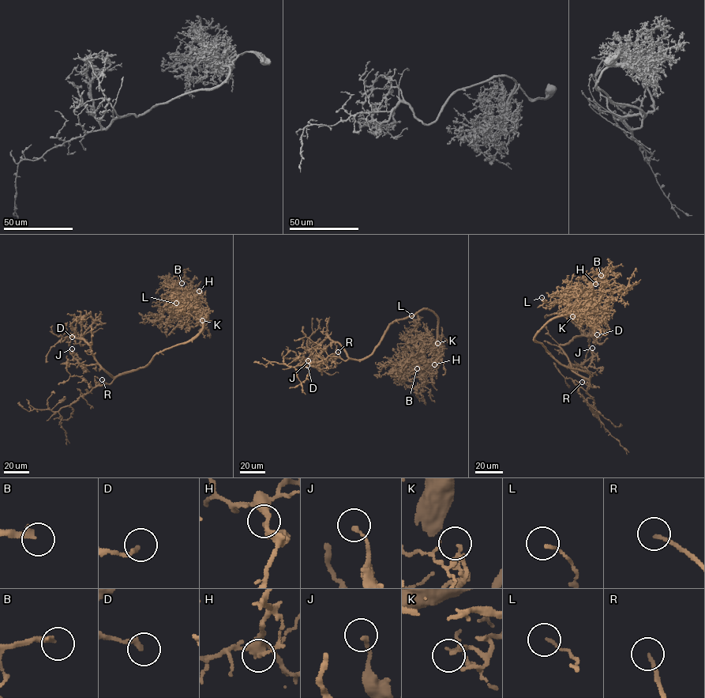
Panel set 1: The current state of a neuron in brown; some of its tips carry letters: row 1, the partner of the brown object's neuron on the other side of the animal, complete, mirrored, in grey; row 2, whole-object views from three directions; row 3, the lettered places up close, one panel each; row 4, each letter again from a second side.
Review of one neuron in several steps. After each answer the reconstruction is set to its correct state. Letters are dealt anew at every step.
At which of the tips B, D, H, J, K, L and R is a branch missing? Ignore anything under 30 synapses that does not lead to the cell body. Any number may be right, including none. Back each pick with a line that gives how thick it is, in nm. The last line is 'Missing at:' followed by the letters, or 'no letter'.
B: calibre 260 nm
R: calibre 160 nm
Missing at: B, R

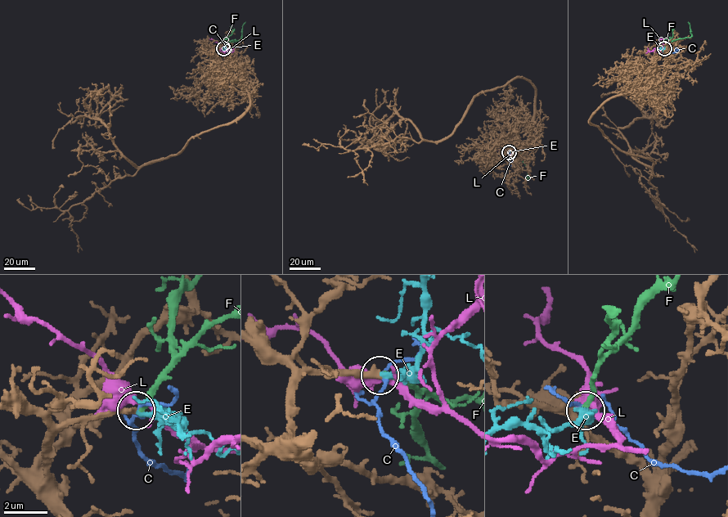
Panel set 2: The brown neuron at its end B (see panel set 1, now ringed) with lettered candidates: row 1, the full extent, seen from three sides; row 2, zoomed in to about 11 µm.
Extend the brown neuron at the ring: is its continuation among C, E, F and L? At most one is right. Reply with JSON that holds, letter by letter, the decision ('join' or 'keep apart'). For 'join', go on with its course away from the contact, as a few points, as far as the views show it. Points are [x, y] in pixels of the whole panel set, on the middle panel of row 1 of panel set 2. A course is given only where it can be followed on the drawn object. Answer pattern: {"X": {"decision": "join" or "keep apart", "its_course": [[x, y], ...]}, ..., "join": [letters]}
{"C": {"decision": "keep apart"}, "E": {"decision": "join", "its_course": [[508, 152], [511, 151], [511, 146], [507, 141]]}, "F": {"decision": "keep apart"}, "L": {"decision": "keep apart"}, "join": ["E"]}

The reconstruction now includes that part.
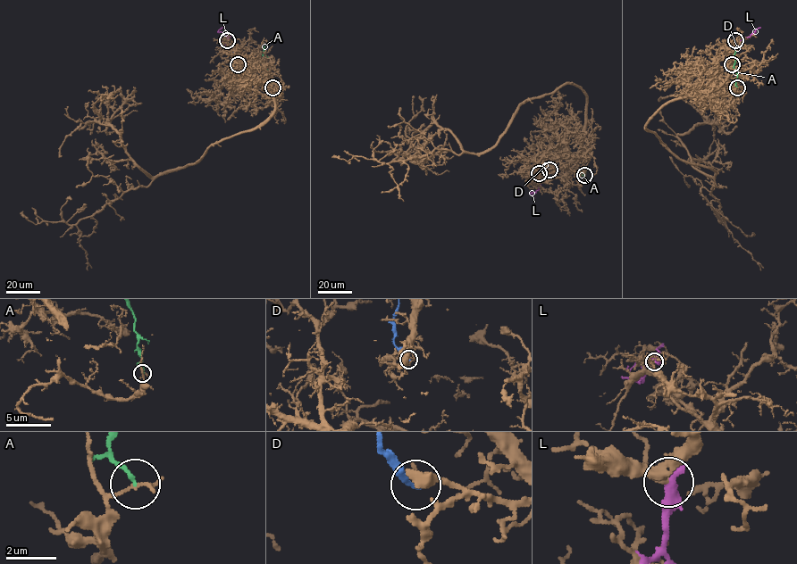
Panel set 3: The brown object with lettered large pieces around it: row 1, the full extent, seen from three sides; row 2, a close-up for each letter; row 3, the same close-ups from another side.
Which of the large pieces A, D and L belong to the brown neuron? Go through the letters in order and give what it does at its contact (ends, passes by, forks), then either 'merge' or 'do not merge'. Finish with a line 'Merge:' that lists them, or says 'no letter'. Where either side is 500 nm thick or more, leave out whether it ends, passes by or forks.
A: it ends there; do not merge
D: it ends there; do not merge
L: it passes by; do not merge
Merge: no letter

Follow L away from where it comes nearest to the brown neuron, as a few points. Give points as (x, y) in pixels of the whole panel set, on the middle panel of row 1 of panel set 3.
L: (539, 173), (541, 185), (535, 192), (530, 193), (535, 198)

